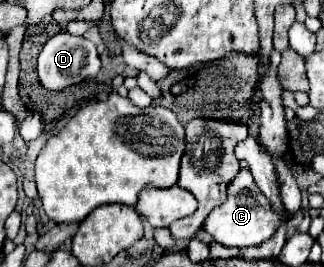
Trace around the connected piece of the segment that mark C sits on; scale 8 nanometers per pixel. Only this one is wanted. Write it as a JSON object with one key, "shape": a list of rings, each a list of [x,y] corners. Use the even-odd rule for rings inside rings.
{"shape":[[[242,168],[238,176],[228,184],[228,196],[226,202],[210,212],[206,218],[202,230],[208,232],[218,244],[232,246],[232,248],[248,248],[258,246],[264,240],[272,238],[276,228],[282,220],[288,220],[290,214],[272,214],[272,208],[268,206],[268,200],[260,194],[258,186],[252,180],[252,174],[248,168]]]}

